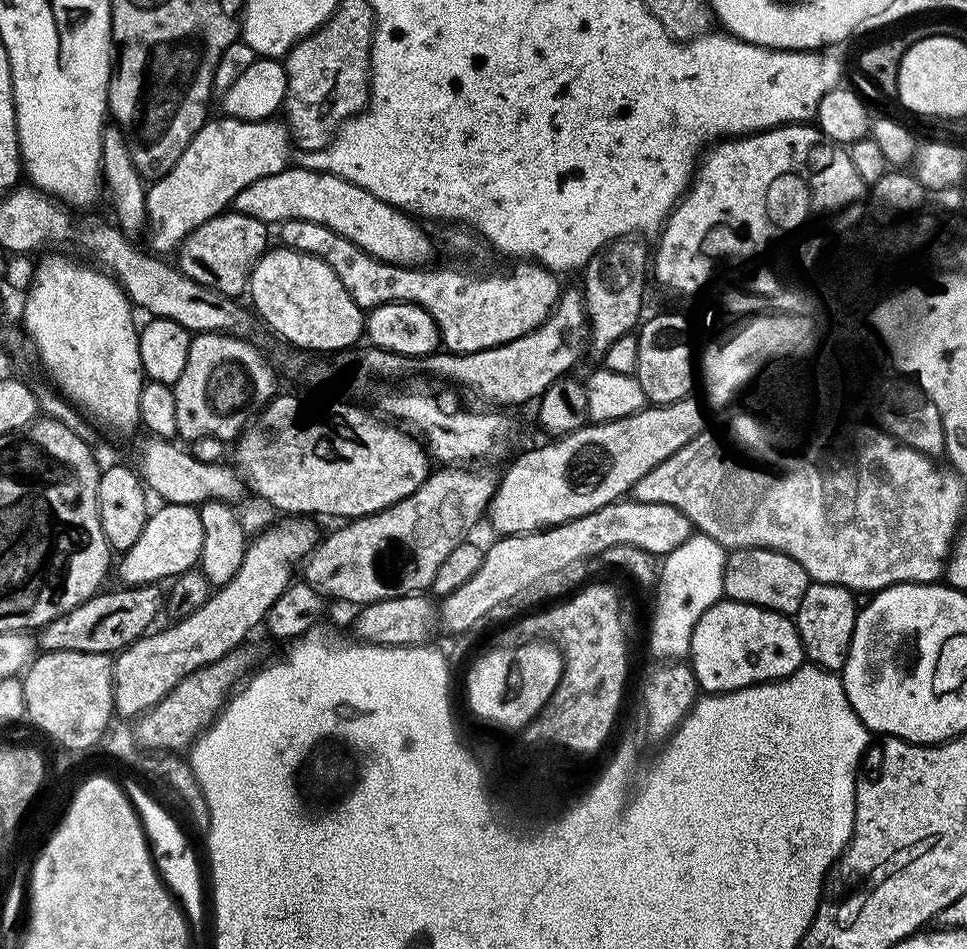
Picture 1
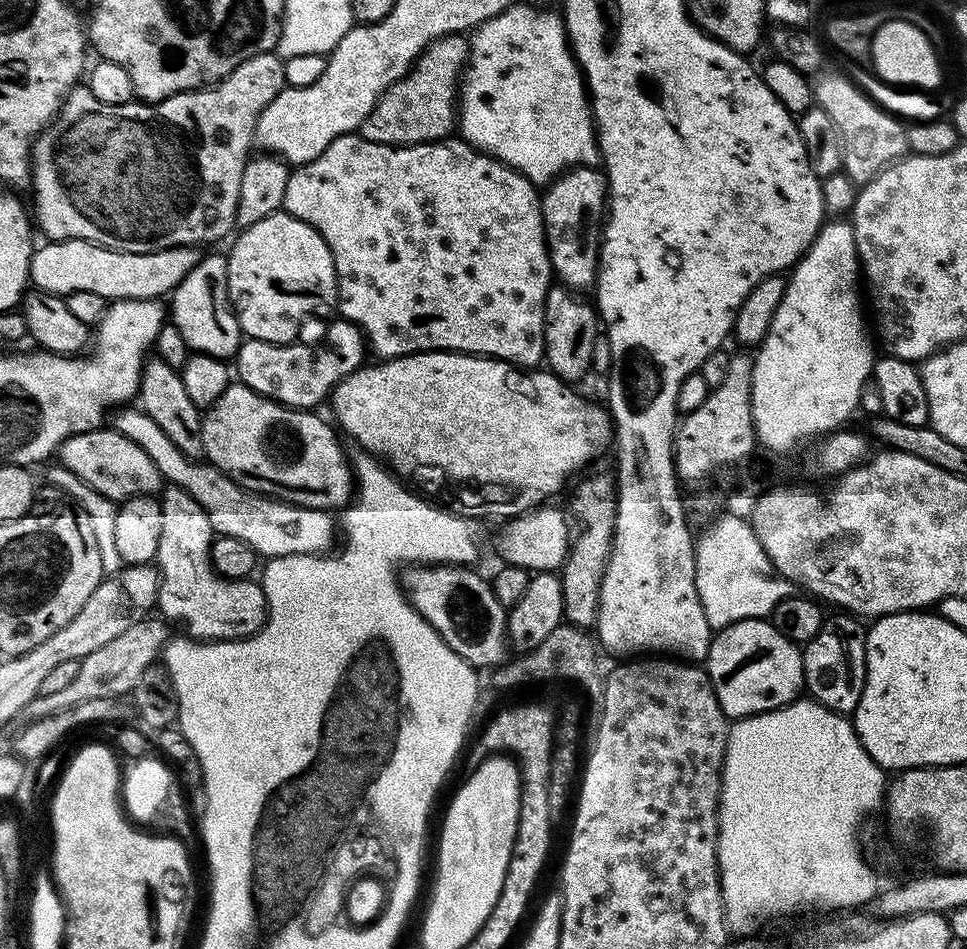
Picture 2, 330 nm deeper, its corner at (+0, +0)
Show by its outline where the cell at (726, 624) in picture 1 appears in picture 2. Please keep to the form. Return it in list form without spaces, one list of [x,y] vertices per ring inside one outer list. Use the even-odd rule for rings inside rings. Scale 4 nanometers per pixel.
[[[761,618],[758,620],[739,620],[734,622],[730,626],[719,629],[712,637],[712,645],[708,651],[708,659],[706,661],[706,671],[708,677],[712,679],[712,685],[714,686],[714,694],[718,698],[718,702],[722,706],[722,710],[730,718],[739,718],[742,716],[753,716],[754,714],[762,714],[763,712],[769,712],[775,708],[781,708],[787,704],[791,704],[793,700],[797,699],[801,695],[804,688],[804,658],[801,649],[790,638],[786,638],[773,626],[771,619]]]

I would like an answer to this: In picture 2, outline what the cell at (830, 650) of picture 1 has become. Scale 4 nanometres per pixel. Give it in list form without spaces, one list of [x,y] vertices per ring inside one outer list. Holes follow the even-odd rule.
[[[851,614],[829,615],[822,630],[814,634],[809,644],[803,645],[804,688],[811,699],[831,712],[855,713],[860,695],[864,689],[866,674],[866,628]]]

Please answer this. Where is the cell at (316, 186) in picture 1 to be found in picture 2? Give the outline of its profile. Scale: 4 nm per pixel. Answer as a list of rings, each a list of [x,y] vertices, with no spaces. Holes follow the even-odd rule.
[[[54,240],[44,242],[32,254],[28,278],[33,289],[49,292],[61,298],[78,290],[90,290],[105,302],[113,300],[160,300],[176,291],[176,288],[198,266],[202,259],[199,247],[183,244],[146,254],[119,252],[91,244],[85,240]]]

